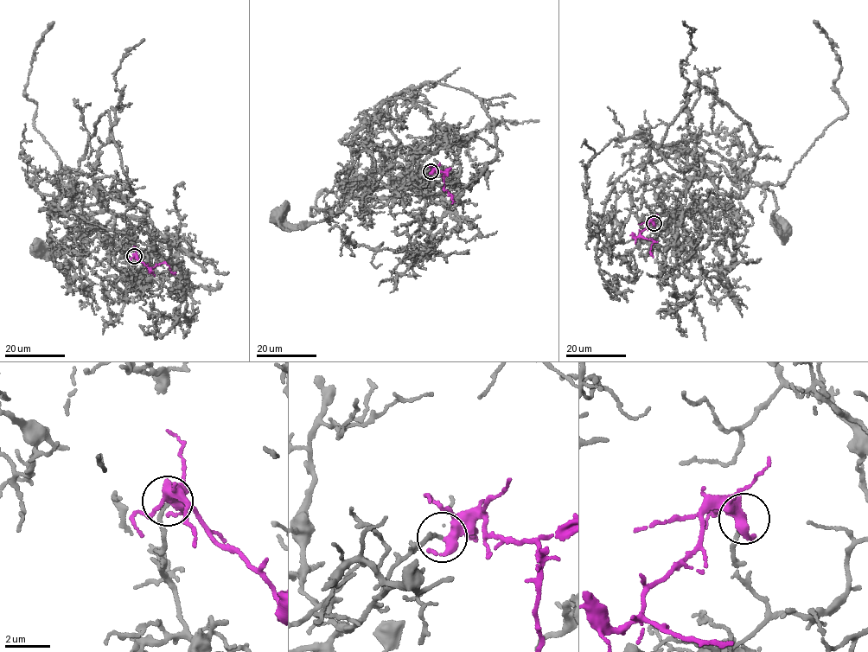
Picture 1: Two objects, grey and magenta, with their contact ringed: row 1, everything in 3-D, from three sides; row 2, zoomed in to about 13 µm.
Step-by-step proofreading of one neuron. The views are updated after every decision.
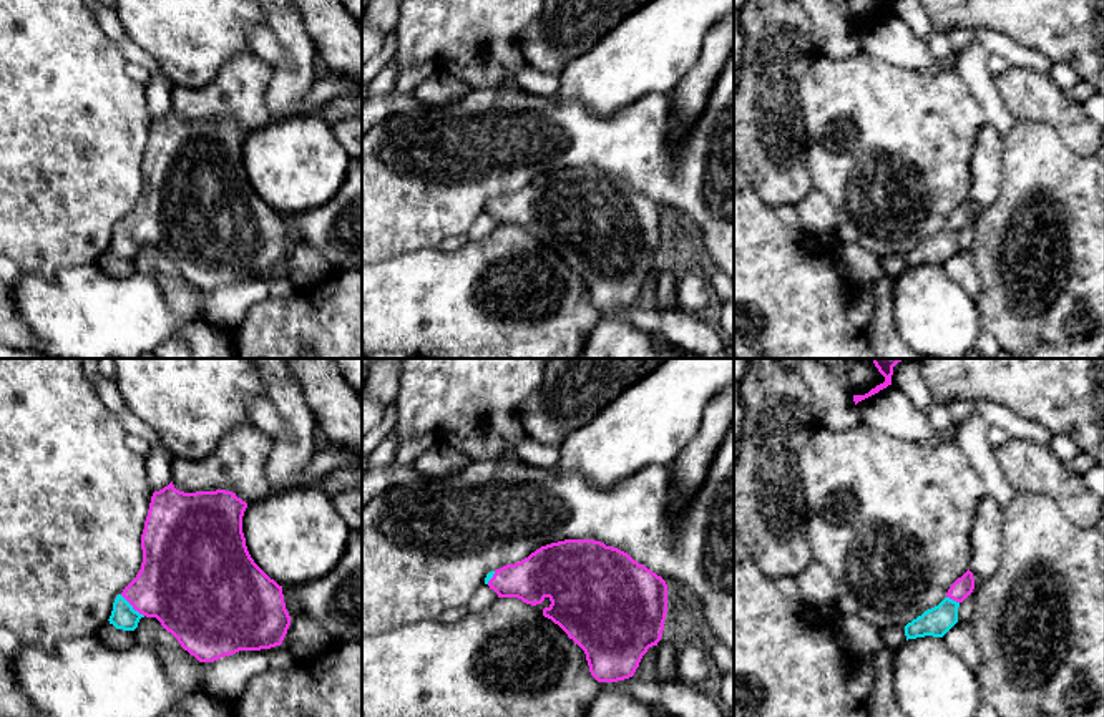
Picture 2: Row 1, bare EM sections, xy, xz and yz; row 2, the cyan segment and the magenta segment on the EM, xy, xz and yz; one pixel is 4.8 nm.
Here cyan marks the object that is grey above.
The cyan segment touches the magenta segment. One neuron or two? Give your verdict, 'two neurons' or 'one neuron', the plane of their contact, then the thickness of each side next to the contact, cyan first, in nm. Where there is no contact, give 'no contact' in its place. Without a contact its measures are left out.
one neuron; meets cyan in xy; 120 nm thick on the cyan side, 400 nm on the other

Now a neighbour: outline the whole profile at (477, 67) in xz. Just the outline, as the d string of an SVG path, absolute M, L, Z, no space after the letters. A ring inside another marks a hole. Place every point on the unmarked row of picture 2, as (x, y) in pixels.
M453 43L438 56L438 68L470 88L501 88L505 68L486 46Z

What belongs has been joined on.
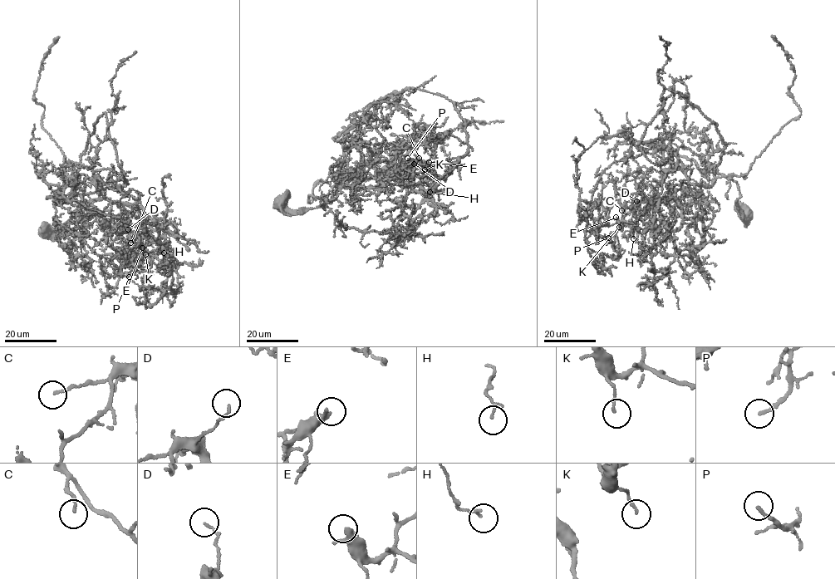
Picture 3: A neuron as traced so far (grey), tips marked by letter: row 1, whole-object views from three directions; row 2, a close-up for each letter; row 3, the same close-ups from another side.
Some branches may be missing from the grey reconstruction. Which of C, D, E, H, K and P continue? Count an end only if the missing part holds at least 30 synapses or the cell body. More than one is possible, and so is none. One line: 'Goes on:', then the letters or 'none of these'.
Goes on: P

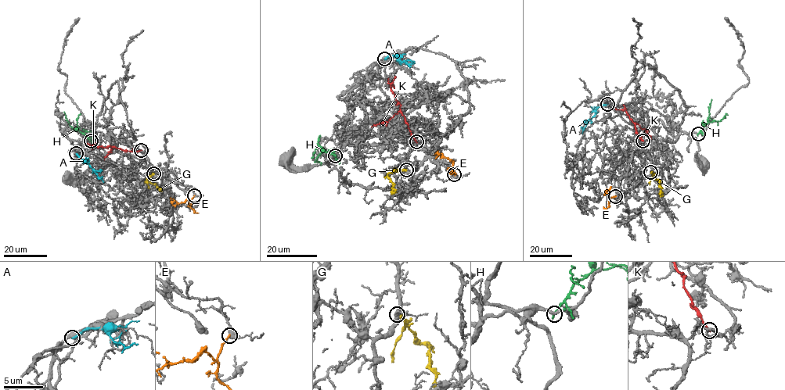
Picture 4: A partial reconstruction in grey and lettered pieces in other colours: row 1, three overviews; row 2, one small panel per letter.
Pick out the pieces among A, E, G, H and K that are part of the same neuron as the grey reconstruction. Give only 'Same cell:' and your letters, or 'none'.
Same cell: E

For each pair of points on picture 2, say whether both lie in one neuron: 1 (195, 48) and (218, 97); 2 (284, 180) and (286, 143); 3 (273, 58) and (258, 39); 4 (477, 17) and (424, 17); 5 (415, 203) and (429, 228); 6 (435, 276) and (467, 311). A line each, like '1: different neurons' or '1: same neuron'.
1: different neurons
2: same neuron
3: same neuron
4: same neuron
5: same neuron
6: same neuron

